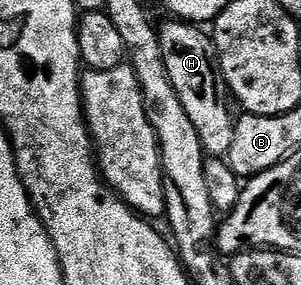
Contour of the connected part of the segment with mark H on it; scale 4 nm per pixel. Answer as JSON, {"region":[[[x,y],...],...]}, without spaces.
{"region":[[[169,19],[169,22],[160,24],[157,36],[159,45],[163,49],[163,65],[167,65],[168,77],[171,79],[172,87],[183,105],[184,111],[189,116],[191,123],[195,126],[196,133],[204,145],[205,152],[211,157],[226,156],[231,147],[234,137],[234,118],[231,117],[229,103],[231,104],[228,87],[225,78],[222,77],[221,67],[218,65],[217,51],[214,48],[212,36],[196,24],[189,24],[184,20]]]}

